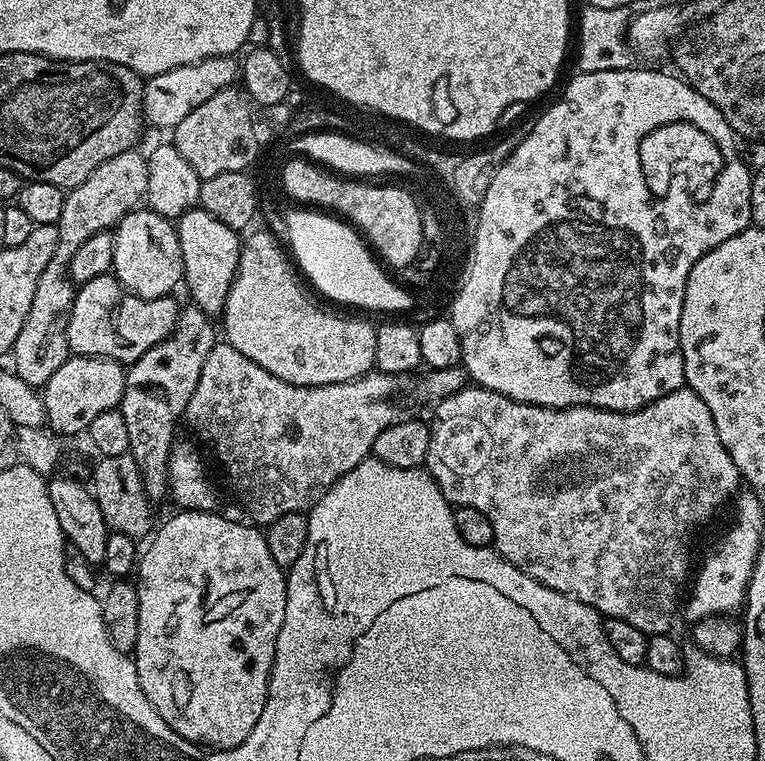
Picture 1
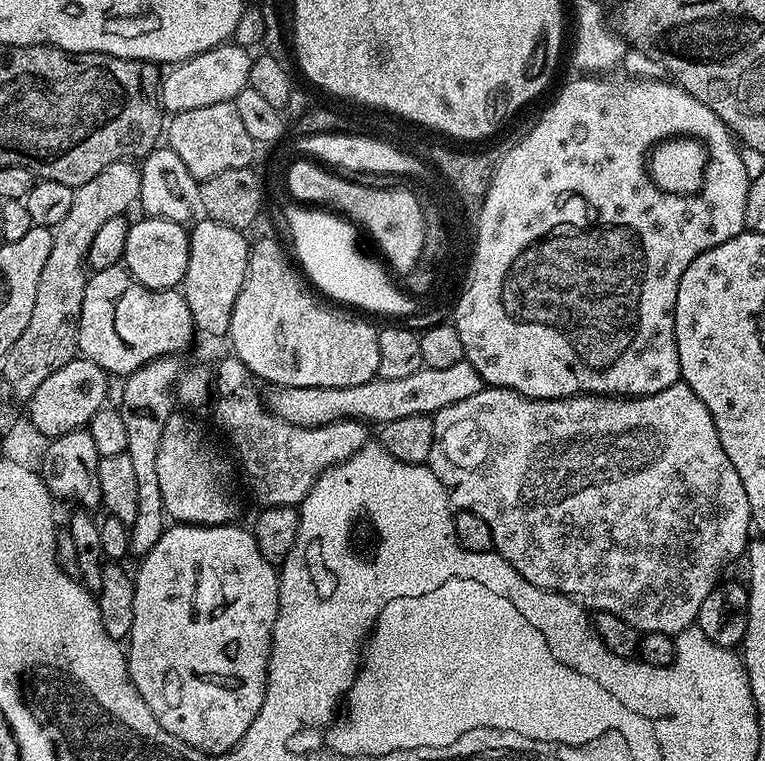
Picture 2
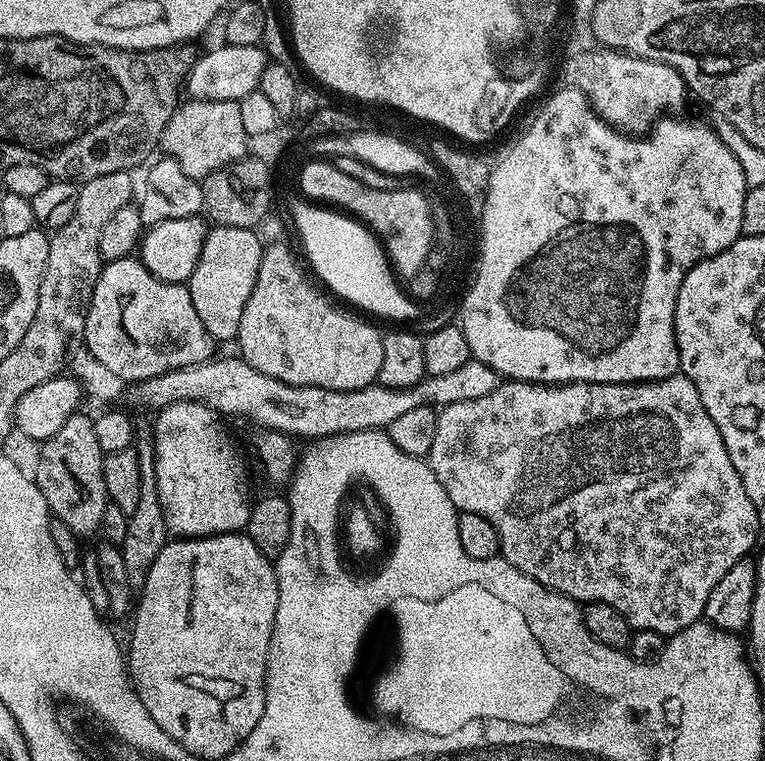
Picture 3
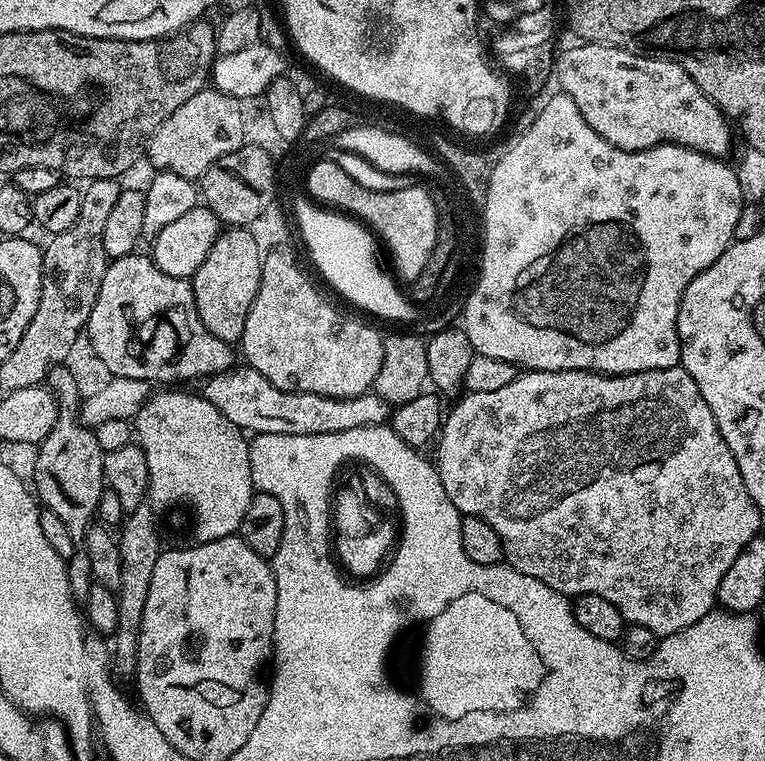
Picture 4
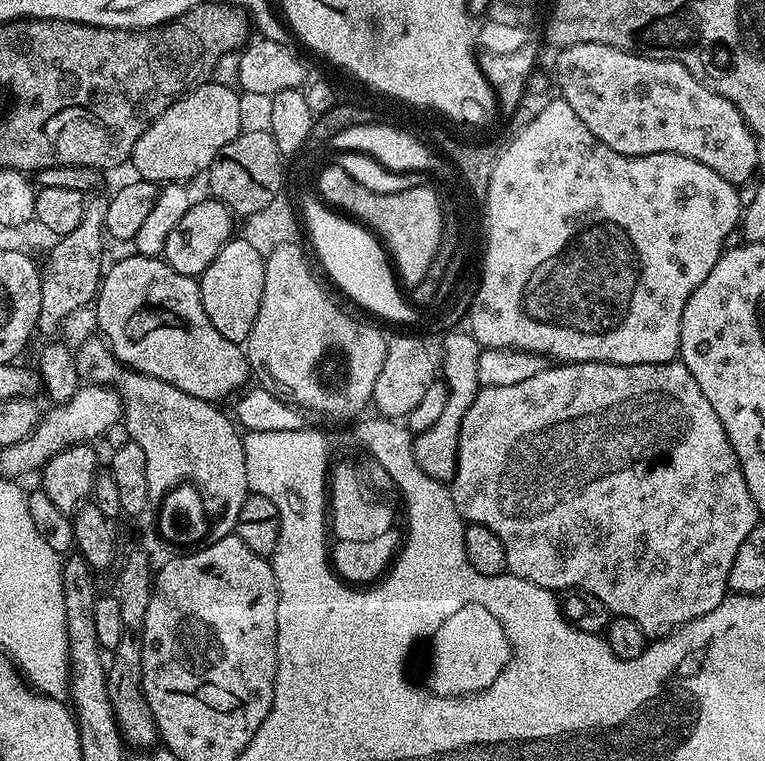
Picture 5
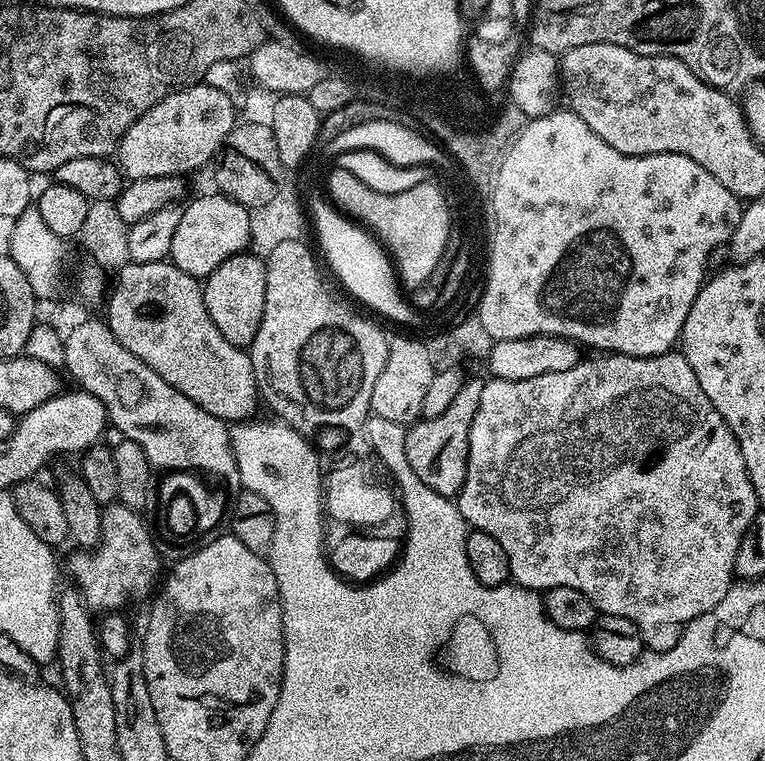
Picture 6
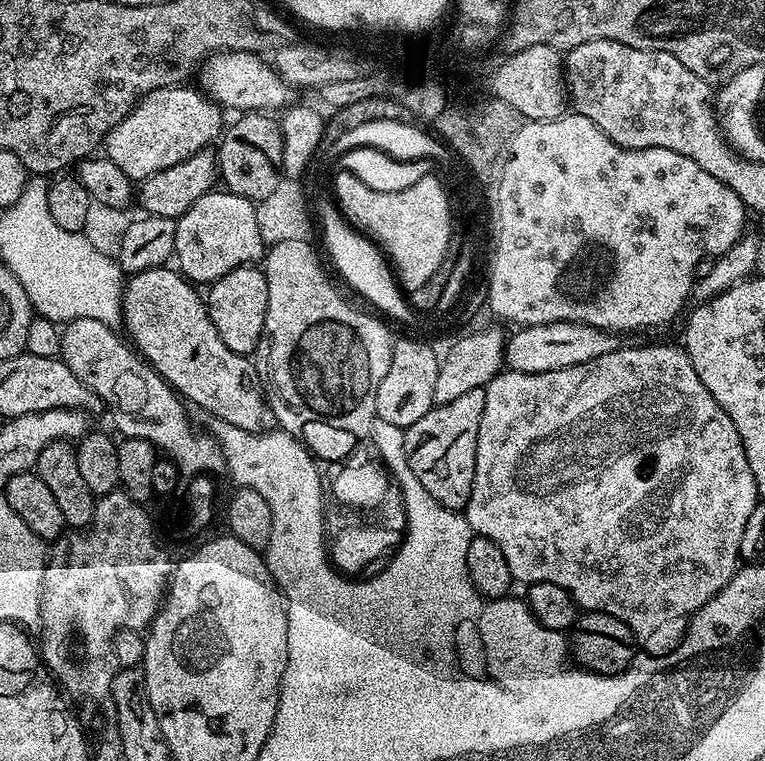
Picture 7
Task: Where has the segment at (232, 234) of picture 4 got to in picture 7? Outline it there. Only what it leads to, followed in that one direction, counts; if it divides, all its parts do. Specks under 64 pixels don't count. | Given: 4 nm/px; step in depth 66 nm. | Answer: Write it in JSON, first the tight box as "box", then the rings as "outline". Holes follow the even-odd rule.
{"box":[207,266,270,357],"outline":[[[260,266],[235,268],[207,285],[208,317],[210,322],[214,322],[214,330],[218,330],[218,338],[222,338],[234,354],[251,357],[264,340],[266,302],[269,298],[270,290],[266,286],[264,269]]]}

